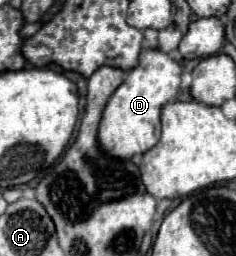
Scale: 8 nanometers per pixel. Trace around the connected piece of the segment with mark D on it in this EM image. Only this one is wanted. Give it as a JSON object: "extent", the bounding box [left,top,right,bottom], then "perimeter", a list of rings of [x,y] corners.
{"extent":[98,50,180,160],"perimeter":[[[142,50],[138,66],[132,68],[126,80],[110,96],[100,126],[98,126],[98,146],[100,150],[118,160],[130,160],[136,154],[148,152],[158,142],[160,130],[160,110],[164,104],[174,102],[180,92],[180,62],[172,60],[160,50]]]}

